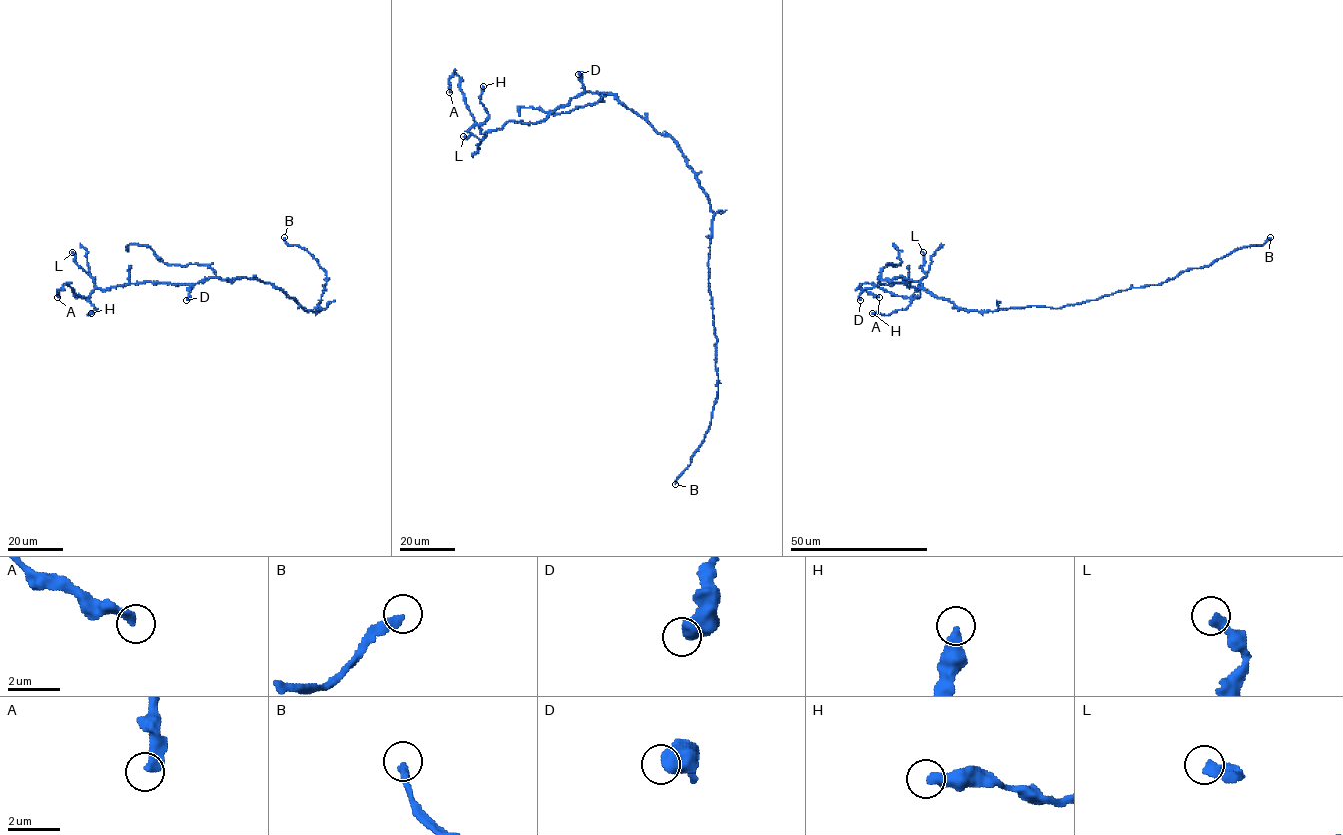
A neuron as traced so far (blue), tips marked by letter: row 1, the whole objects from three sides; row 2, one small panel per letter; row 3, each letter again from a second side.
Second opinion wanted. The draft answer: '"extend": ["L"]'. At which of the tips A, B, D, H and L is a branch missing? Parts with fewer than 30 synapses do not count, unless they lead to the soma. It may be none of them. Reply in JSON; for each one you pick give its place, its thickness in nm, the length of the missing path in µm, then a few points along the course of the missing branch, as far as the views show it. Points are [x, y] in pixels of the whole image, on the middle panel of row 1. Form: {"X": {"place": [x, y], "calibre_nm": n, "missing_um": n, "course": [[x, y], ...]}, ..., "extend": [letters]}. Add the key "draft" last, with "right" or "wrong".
{"B": {"place": [675, 484], "calibre_nm": 300, "missing_um": 110}, "L": {"place": [463, 136], "calibre_nm": 380, "missing_um": 25, "course": [[463, 136], [459, 142], [469, 147], [497, 140]]}, "extend": ["B", "L"], "draft": "wrong"}

